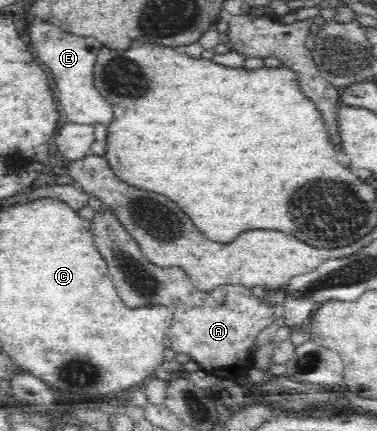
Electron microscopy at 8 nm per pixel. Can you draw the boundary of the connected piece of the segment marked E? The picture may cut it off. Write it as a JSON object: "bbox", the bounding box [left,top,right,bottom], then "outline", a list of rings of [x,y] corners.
{"bbox":[29,16,113,127],"outline":[[[38,16],[29,26],[29,38],[39,62],[49,74],[53,74],[54,98],[61,108],[63,120],[92,125],[99,123],[107,127],[113,120],[113,109],[93,84],[95,58],[103,46],[95,38],[69,34]]]}

